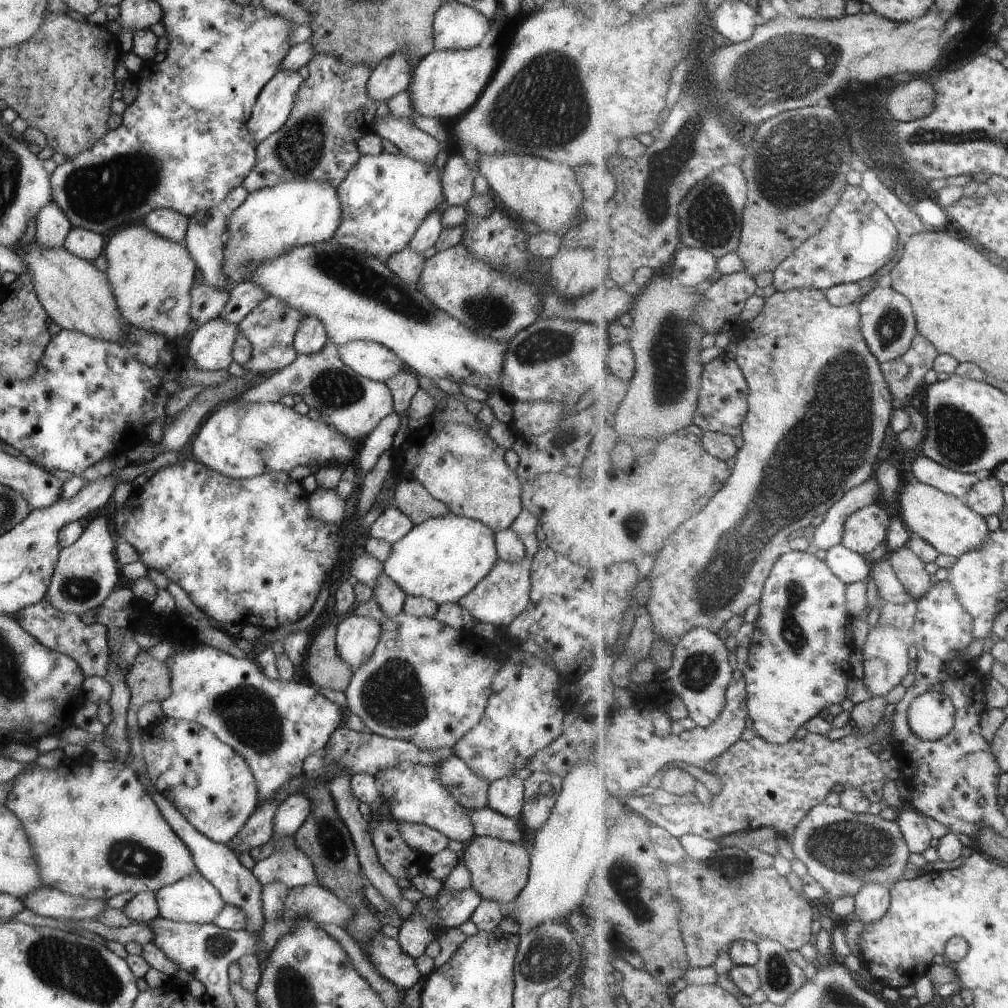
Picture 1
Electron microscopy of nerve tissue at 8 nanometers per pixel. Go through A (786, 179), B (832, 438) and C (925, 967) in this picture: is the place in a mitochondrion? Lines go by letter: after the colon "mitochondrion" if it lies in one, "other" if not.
A: mitochondrion
B: mitochondrion
C: other

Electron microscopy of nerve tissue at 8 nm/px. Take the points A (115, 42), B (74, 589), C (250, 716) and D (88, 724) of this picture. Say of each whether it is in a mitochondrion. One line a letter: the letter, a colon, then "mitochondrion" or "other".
A: other
B: mitochondrion
C: mitochondrion
D: other

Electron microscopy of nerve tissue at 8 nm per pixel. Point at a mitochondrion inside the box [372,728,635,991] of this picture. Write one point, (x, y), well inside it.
(548, 955)

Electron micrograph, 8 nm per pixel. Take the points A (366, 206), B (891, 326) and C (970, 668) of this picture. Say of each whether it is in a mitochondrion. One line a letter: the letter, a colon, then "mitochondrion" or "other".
A: other
B: mitochondrion
C: other

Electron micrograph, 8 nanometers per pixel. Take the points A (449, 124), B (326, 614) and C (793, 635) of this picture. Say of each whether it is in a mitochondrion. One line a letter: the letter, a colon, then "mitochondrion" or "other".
A: other
B: other
C: mitochondrion

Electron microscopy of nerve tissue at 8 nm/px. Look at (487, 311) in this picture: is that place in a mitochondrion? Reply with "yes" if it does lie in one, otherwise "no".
yes

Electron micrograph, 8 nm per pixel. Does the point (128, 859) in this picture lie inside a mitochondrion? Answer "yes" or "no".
yes

